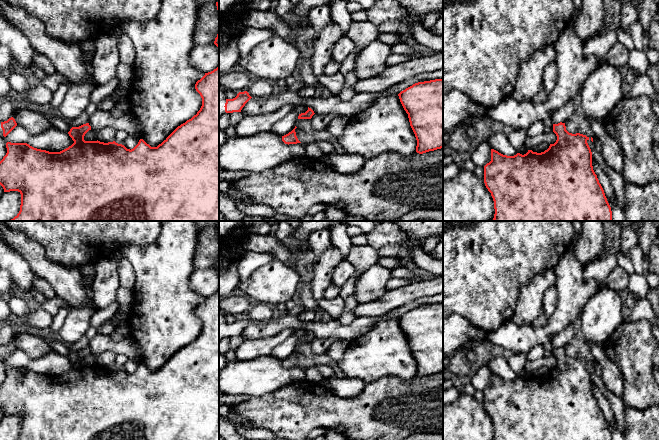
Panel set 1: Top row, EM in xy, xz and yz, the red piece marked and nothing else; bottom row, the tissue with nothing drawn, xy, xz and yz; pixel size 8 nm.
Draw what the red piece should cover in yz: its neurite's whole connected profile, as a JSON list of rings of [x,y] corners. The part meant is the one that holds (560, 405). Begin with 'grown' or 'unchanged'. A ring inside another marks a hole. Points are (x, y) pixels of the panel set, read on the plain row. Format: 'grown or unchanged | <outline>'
unchanged | [[[562,346],[553,348],[553,356],[557,360],[556,366],[550,368],[549,372],[541,377],[528,374],[524,379],[517,377],[514,380],[507,380],[491,373],[491,385],[484,390],[484,407],[494,425],[494,440],[612,440],[611,431],[607,425],[604,414],[593,394],[592,376],[587,367],[589,361],[580,357],[569,357],[566,354],[565,347]]]

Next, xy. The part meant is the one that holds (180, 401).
unchanged | [[[219,290],[205,299],[196,306],[196,315],[202,322],[202,330],[200,334],[191,343],[178,350],[161,368],[157,371],[151,371],[143,363],[140,363],[138,368],[133,373],[127,373],[124,369],[113,366],[100,366],[100,365],[85,365],[85,358],[91,354],[89,347],[83,348],[79,351],[72,351],[68,356],[74,367],[68,372],[60,376],[49,376],[30,370],[27,367],[6,367],[7,377],[0,385],[0,409],[3,411],[4,416],[18,415],[21,418],[20,435],[17,440],[219,440]]]

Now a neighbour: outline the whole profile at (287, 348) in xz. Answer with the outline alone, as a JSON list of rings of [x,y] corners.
[[[299,328],[294,335],[289,336],[283,343],[276,346],[273,349],[271,356],[281,361],[288,358],[295,352],[298,340],[301,337],[305,337],[307,334],[308,334],[307,330]]]

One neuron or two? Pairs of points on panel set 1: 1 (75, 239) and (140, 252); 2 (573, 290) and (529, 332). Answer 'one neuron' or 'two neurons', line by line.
1: two neurons
2: one neuron

